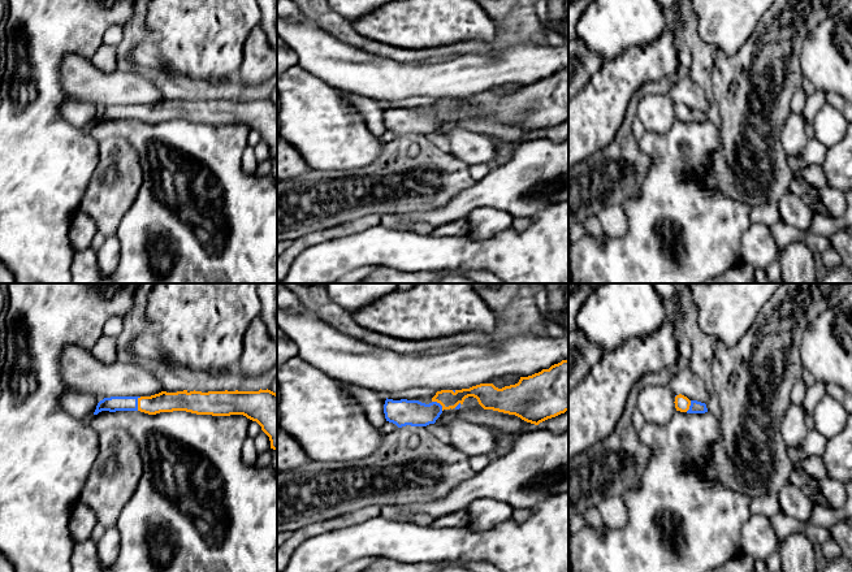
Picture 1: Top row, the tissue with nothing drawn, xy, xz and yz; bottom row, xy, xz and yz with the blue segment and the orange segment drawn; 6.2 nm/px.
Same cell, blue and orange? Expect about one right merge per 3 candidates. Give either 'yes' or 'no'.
yes

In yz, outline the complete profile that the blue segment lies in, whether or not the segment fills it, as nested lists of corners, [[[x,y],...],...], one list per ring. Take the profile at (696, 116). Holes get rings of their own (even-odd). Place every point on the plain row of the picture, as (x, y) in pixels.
[[[679,103],[675,105],[675,117],[680,121],[687,122],[705,122],[708,121],[706,113],[697,110],[697,109],[689,109],[687,105]]]

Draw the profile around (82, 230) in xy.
[[[85,212],[75,213],[70,225],[70,242],[74,250],[86,250],[91,247],[91,242],[98,233],[94,220]]]

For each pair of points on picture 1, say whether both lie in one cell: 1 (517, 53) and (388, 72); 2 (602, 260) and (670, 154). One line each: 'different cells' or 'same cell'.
1: same cell
2: same cell

